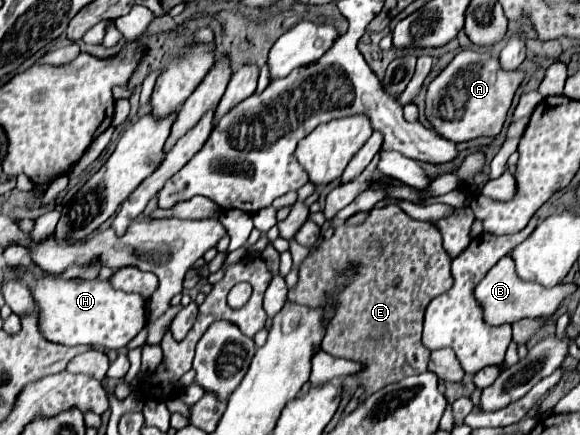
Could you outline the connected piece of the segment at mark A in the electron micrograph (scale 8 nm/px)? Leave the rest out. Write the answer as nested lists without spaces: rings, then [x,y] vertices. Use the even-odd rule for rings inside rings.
[[[471,49],[459,51],[453,61],[427,85],[425,115],[433,131],[453,143],[471,141],[477,137],[497,137],[503,129],[513,97],[523,77],[525,71],[521,69],[501,69],[497,55]]]

